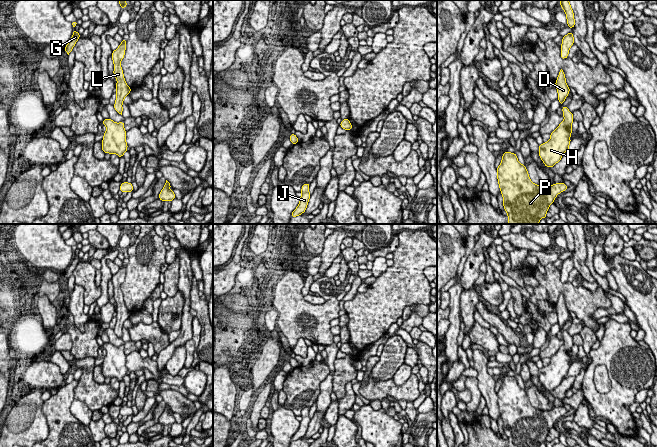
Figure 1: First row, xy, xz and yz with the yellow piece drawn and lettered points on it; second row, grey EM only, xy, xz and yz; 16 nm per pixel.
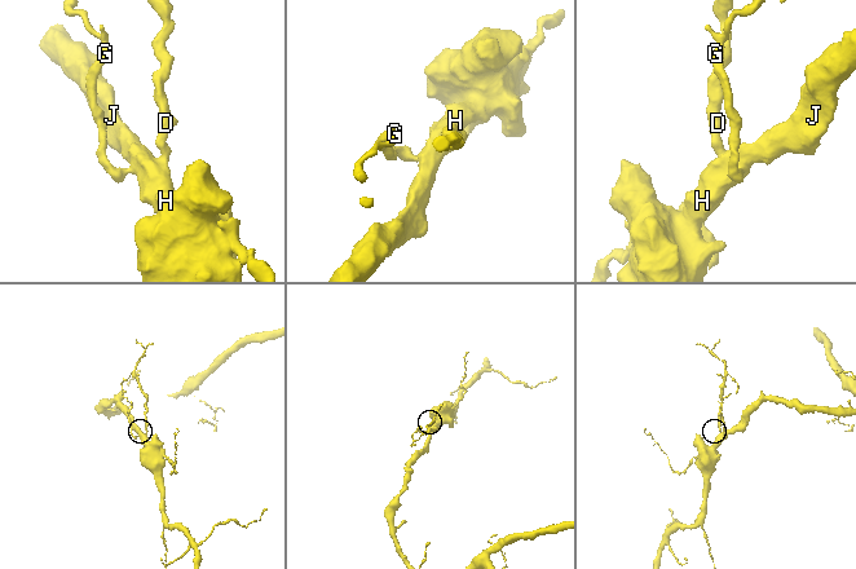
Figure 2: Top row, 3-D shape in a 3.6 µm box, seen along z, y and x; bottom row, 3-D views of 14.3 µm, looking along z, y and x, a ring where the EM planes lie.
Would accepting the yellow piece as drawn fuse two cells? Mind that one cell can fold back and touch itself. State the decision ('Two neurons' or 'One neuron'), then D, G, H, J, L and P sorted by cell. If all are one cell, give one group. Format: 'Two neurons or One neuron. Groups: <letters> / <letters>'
One neuron. Groups: D G H J L P

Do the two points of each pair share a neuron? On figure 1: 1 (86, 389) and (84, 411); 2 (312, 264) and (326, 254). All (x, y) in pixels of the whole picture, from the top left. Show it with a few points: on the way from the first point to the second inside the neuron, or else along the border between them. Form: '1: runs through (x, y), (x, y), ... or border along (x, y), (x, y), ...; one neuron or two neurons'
1: border along (74, 398), (82, 401), (92, 411); two neurons
2: border along (320, 255), (320, 267), (317, 273); two neurons

